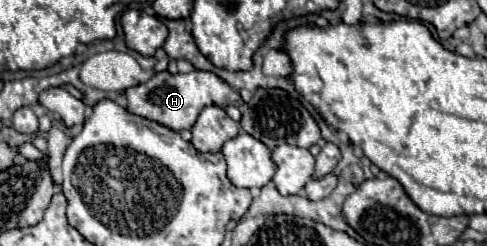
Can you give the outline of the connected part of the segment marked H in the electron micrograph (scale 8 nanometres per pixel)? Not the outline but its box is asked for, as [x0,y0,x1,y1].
[125,70,243,132]

